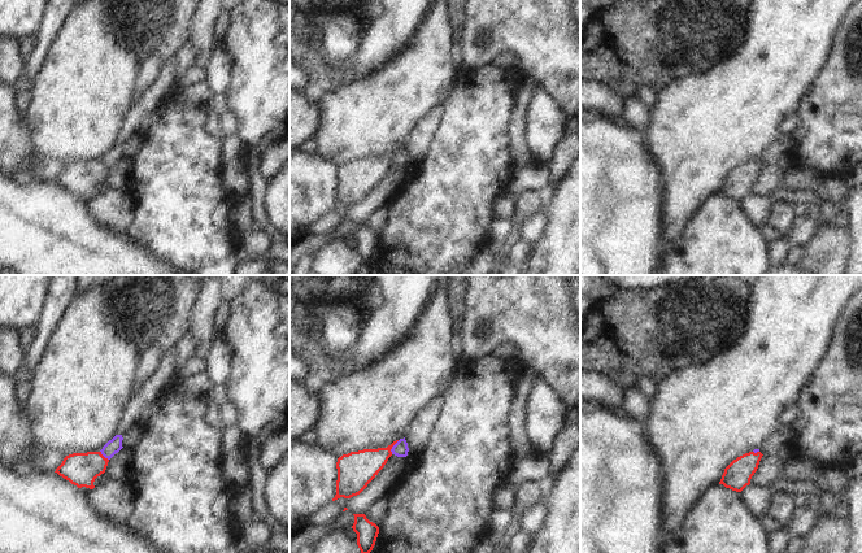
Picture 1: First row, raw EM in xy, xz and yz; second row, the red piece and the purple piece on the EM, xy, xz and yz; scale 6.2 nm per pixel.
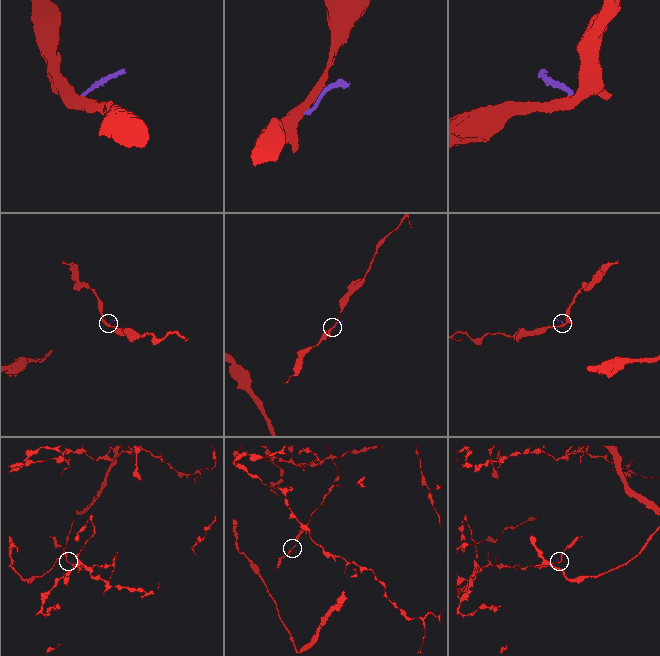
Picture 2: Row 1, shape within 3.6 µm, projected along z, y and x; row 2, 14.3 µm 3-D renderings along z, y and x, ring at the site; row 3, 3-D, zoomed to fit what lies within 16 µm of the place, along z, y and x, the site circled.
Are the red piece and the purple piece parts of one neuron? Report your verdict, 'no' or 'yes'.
no

